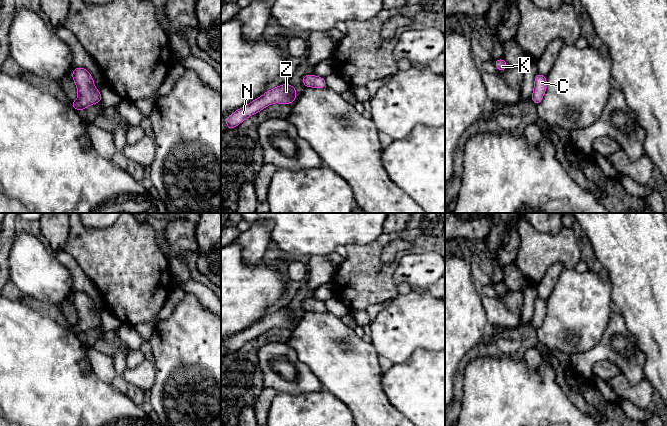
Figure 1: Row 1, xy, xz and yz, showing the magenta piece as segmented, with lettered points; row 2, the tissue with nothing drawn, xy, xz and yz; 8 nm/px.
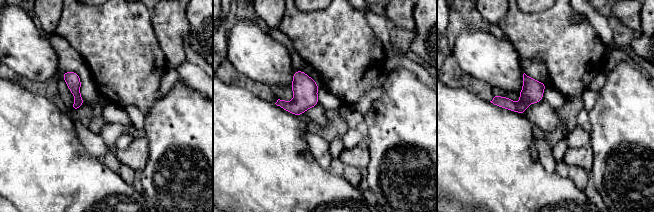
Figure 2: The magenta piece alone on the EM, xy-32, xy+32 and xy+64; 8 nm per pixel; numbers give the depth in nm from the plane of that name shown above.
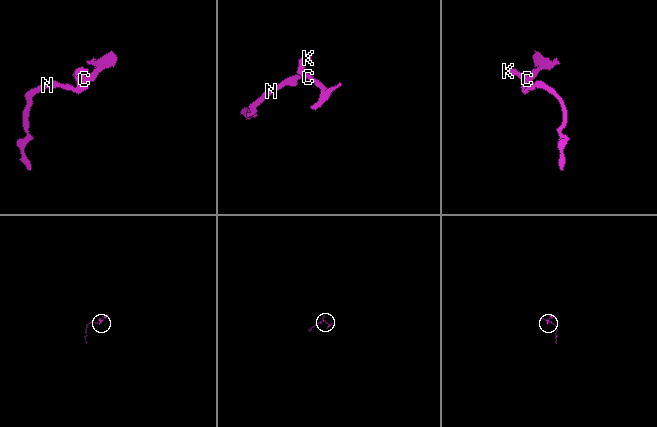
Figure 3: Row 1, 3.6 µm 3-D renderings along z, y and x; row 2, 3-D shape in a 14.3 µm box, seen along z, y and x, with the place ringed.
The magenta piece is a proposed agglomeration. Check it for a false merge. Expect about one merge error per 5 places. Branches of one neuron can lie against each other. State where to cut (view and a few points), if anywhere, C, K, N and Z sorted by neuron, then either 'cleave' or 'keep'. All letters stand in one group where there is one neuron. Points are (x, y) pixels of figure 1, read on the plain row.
no cut | C K N Z | keep

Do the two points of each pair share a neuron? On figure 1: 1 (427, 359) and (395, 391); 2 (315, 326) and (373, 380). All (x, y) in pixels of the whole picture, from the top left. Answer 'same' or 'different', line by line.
1: same
2: same

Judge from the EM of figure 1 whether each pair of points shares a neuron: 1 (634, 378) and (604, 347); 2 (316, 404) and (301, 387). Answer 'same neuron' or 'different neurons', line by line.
1: same neuron
2: different neurons

